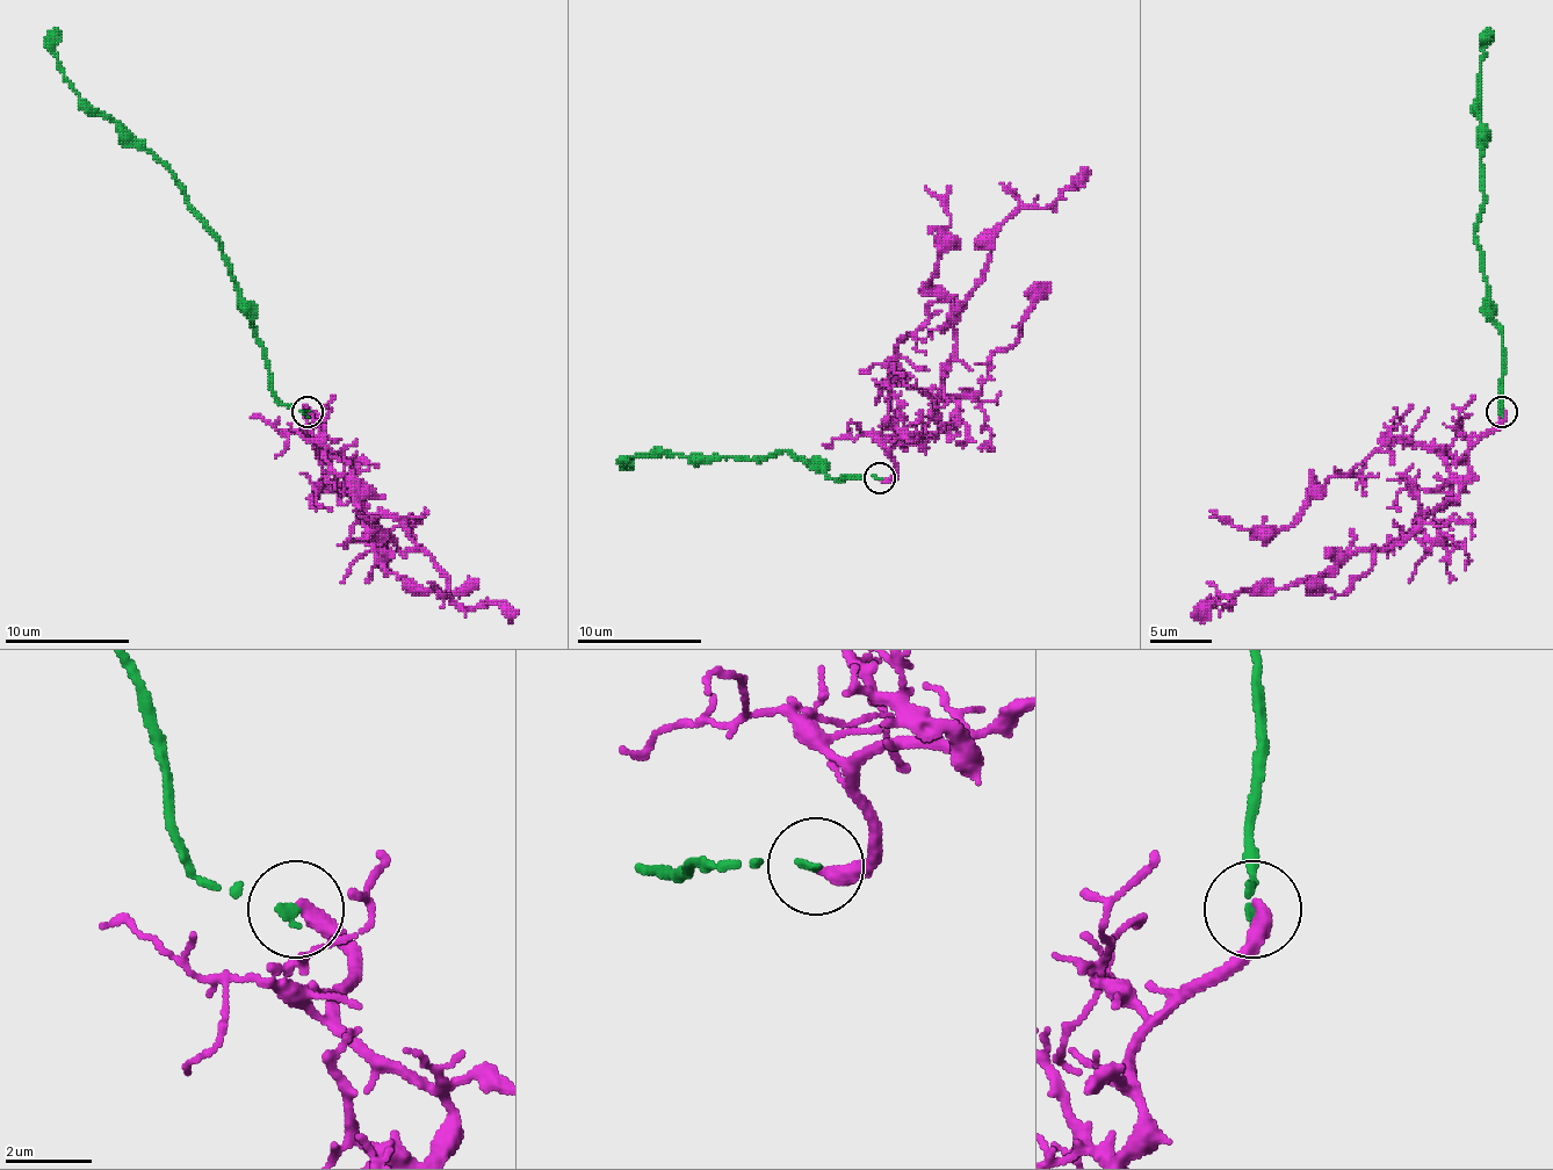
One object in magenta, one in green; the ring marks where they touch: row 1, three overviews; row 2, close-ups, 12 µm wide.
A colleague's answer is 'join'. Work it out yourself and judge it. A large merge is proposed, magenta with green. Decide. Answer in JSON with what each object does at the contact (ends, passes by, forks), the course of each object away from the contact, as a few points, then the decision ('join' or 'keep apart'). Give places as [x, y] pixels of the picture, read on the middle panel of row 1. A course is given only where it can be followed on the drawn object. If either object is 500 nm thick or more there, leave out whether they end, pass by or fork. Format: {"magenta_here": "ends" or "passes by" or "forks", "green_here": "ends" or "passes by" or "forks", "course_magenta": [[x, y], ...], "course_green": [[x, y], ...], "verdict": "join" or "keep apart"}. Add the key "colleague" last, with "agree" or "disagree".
{"magenta_here": "ends", "green_here": "ends", "course_magenta": [[879, 478], [894, 472], [897, 445], [922, 445], [956, 341], [953, 319], [990, 236], [1090, 171]], "course_green": [[879, 478], [829, 478], [813, 463], [797, 460], [788, 450], [760, 460], [651, 454], [627, 460], [629, 466]], "verdict": "keep apart", "colleague": "disagree"}

